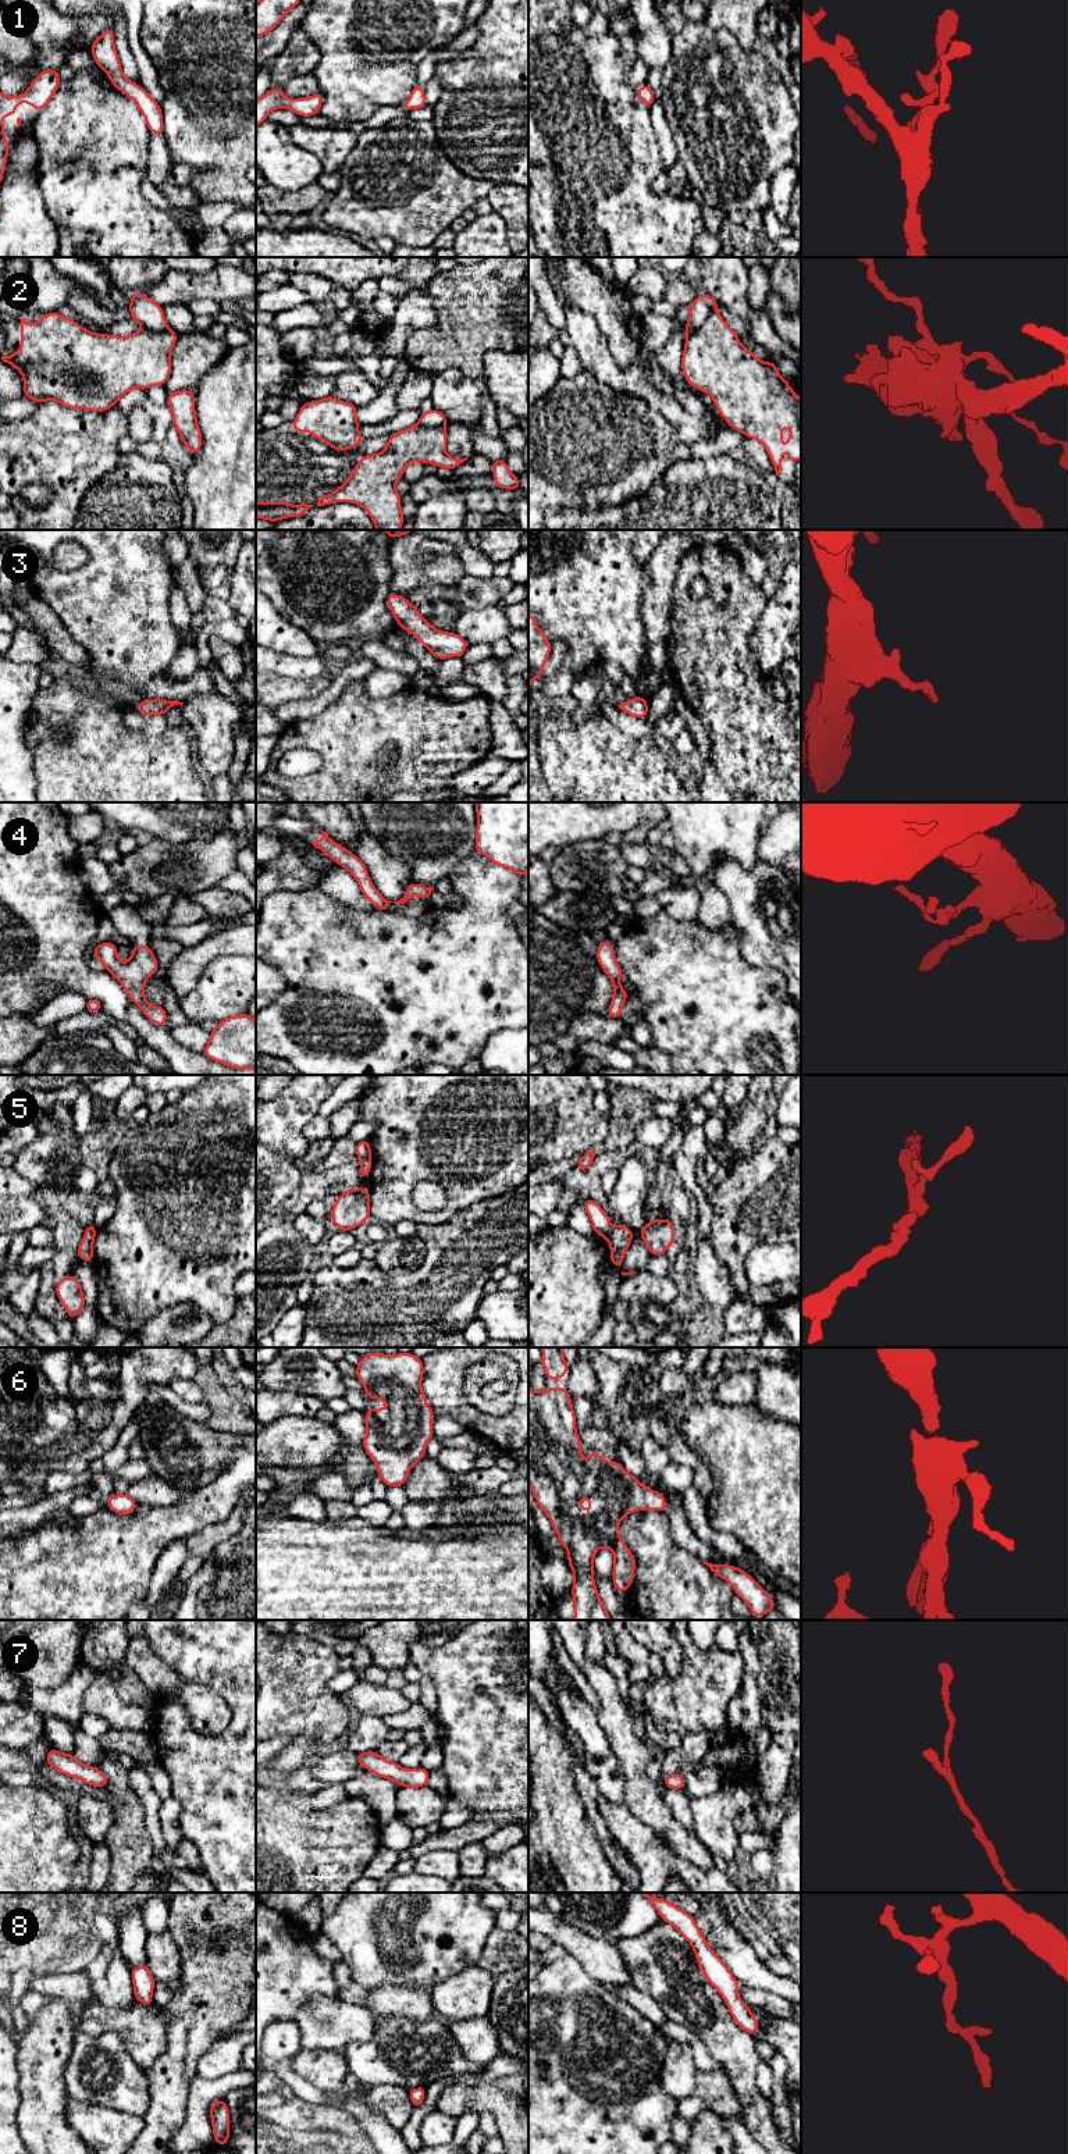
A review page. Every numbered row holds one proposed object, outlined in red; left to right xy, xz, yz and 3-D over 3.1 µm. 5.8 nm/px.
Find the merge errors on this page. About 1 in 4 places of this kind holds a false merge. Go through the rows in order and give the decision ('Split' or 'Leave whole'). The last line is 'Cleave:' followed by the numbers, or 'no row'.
1: Leave whole
2: Split
3: Leave whole
4: Leave whole
5: Split
6: Leave whole
7: Leave whole
8: Leave whole
Cleave: 2, 5

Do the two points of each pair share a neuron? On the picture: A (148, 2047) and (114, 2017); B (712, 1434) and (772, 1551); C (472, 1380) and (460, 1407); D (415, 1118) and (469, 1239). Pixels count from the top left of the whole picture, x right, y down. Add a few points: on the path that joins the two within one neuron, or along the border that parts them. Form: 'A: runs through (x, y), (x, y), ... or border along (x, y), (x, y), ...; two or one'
A: runs through (139, 2039), (123, 2022); one
B: runs through (741, 1463), (772, 1494), (772, 1521); one
C: border along (469, 1366), (463, 1377), (463, 1396), (491, 1417); two
D: border along (487, 1199), (458, 1210), (442, 1223), (426, 1224); two

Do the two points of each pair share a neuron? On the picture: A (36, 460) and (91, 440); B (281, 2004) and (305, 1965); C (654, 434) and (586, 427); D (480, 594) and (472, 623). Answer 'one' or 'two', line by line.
A: one
B: one
C: one
D: two

